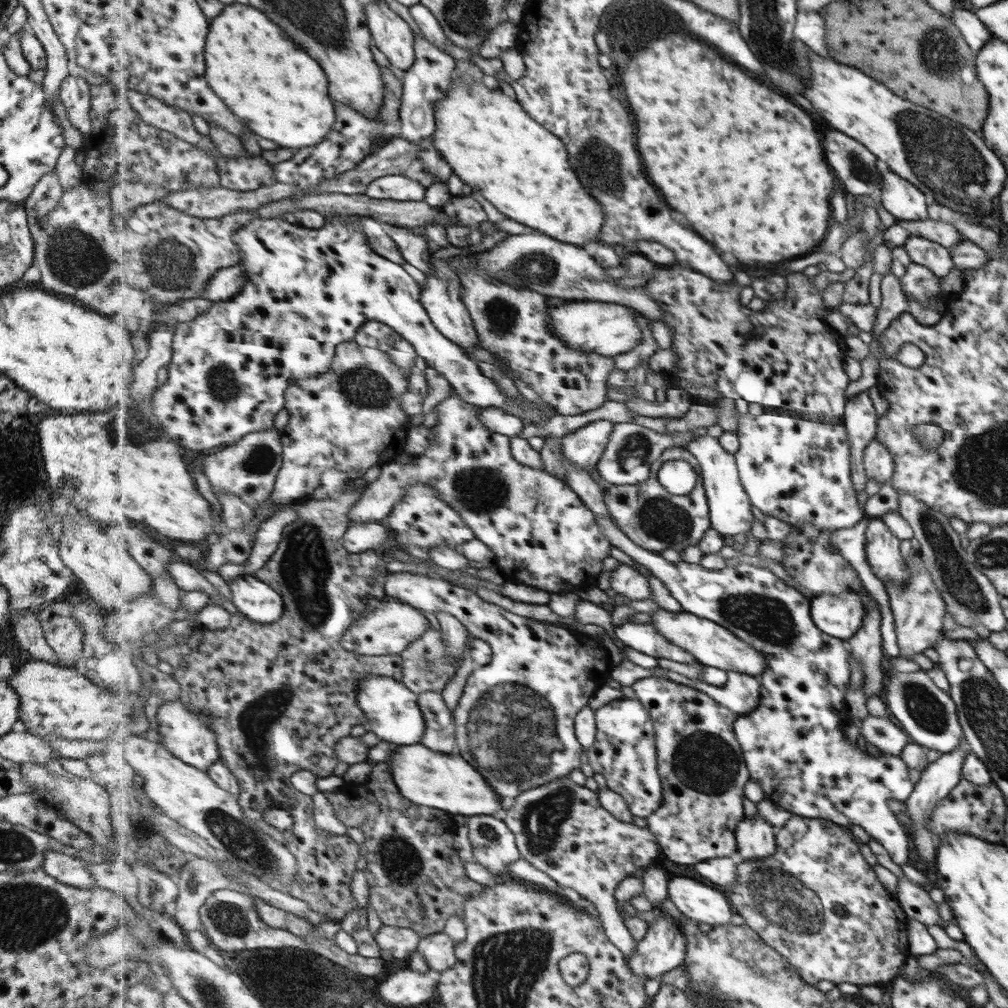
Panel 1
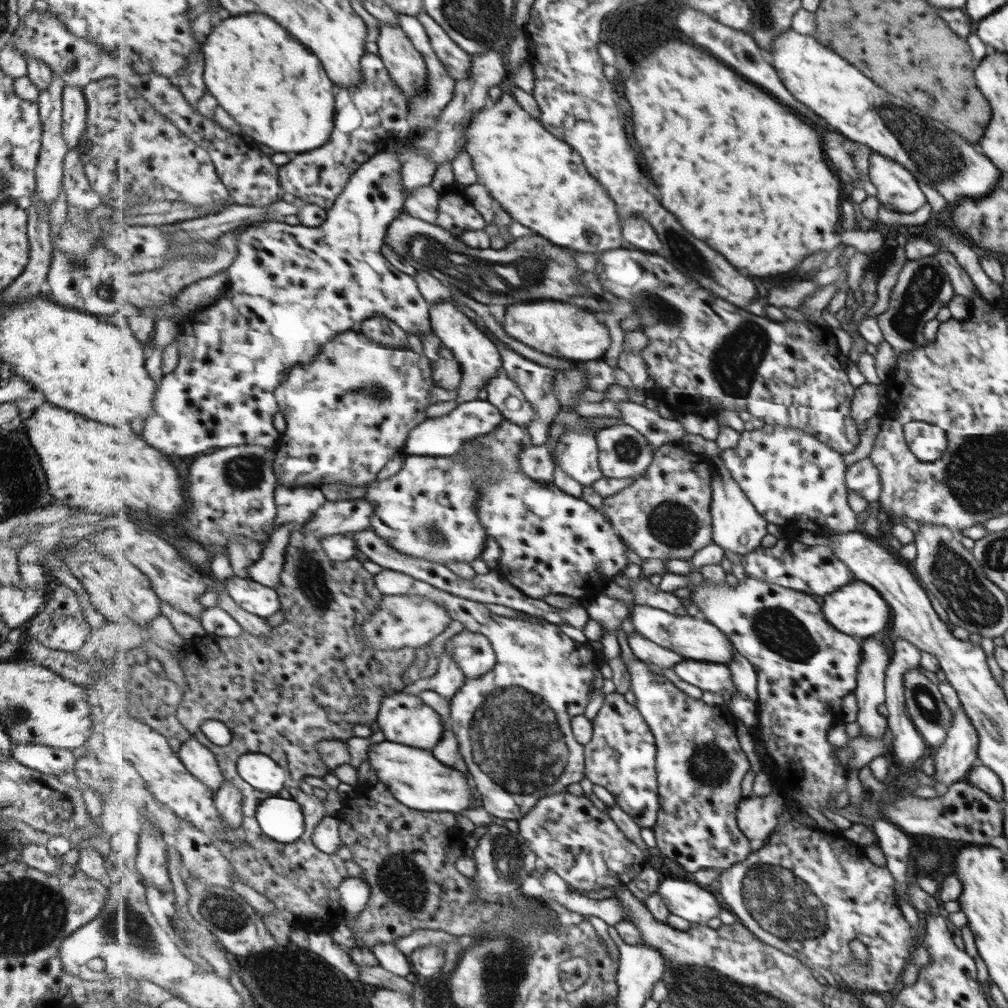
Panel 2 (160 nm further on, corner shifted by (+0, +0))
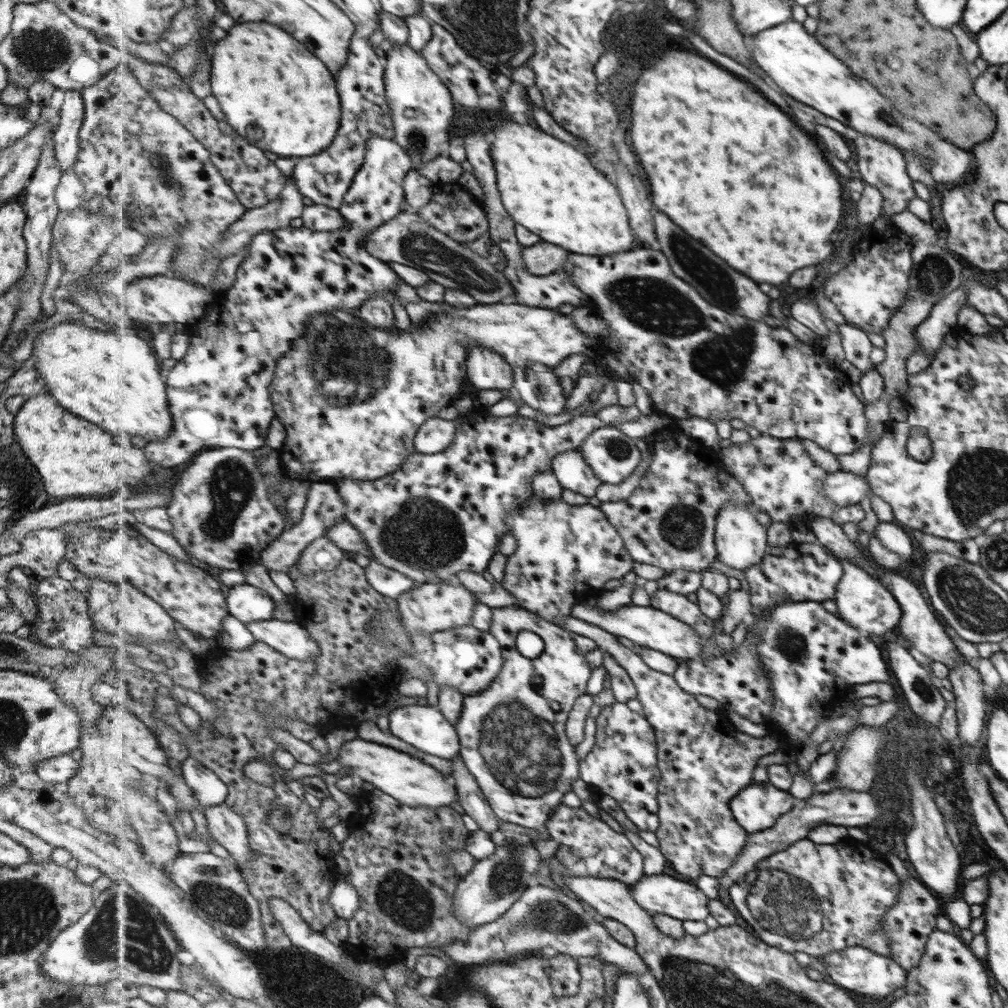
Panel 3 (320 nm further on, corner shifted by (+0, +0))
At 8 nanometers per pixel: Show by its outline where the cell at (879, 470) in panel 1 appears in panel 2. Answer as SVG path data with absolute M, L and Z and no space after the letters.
M867 457L847 467L845 483L849 491L856 492L868 503L877 501L879 498L879 473Z

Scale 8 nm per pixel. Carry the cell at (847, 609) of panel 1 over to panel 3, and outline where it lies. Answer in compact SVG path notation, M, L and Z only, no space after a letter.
M839 560L842 568L841 578L837 581L834 600L839 617L849 623L849 626L855 630L870 635L881 636L887 630L891 630L893 626L897 626L903 611L900 609L900 603L896 601L896 597L892 591L885 586L880 580L875 580L874 576L869 576L868 571L862 567L855 566L846 560Z

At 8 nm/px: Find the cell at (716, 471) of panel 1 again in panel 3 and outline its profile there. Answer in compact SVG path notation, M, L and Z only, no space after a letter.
M730 500L721 509L719 517L717 517L716 547L718 558L729 566L729 568L735 568L735 570L745 572L748 568L765 562L769 547L767 544L767 528L757 522L753 506L736 504L736 502Z

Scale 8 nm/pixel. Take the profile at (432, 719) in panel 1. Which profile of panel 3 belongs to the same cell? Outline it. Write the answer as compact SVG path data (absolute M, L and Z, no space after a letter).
M461 756L453 759L451 767L464 812L478 823L481 830L489 834L497 832L500 819L482 792L476 776L465 765L464 759Z

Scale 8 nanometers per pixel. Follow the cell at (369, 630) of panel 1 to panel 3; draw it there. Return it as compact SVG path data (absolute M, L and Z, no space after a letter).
M453 578L450 583L422 583L402 594L397 599L402 625L409 636L415 633L434 633L460 626L470 625L473 610L479 604L478 596L469 590L458 578Z

